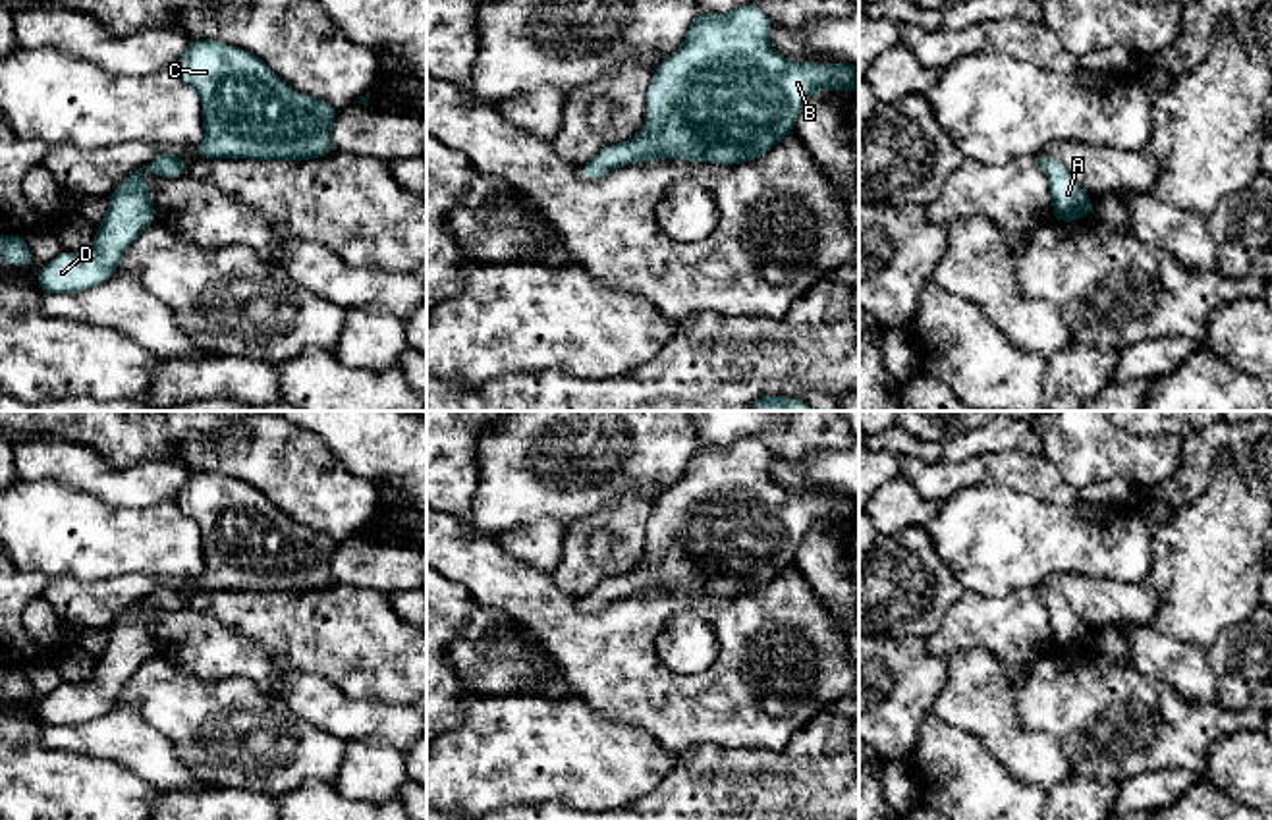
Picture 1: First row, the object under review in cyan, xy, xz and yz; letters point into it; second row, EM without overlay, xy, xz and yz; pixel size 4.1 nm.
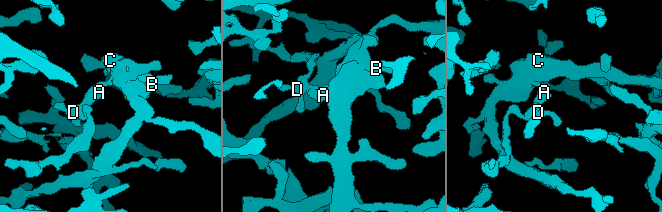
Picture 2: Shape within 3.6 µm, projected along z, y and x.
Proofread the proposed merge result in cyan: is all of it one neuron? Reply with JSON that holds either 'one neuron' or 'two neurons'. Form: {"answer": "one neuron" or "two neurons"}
{"answer": "one neuron"}

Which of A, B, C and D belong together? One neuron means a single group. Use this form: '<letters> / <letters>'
A B C D

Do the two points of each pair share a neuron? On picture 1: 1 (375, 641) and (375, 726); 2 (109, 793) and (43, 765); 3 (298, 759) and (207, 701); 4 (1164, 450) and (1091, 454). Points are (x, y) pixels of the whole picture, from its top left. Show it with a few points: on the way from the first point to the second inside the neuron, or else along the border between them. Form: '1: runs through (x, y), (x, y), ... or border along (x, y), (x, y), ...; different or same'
1: border along (332, 683), (350, 697), (406, 705); different
2: runs through (93, 793), (80, 792), (58, 770); same
3: runs through (275, 751), (248, 730), (230, 724); same
4: runs through (1147, 454), (1108, 454); same

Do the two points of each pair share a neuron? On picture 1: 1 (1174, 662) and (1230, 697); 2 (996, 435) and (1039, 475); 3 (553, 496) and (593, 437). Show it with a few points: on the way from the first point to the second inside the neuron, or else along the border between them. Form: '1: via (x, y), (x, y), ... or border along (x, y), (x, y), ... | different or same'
1: border along (1207, 651), (1218, 701) | different
2: border along (1041, 452), (993, 450), (967, 460) | different
3: via (560, 481), (585, 458), (585, 452) | same

